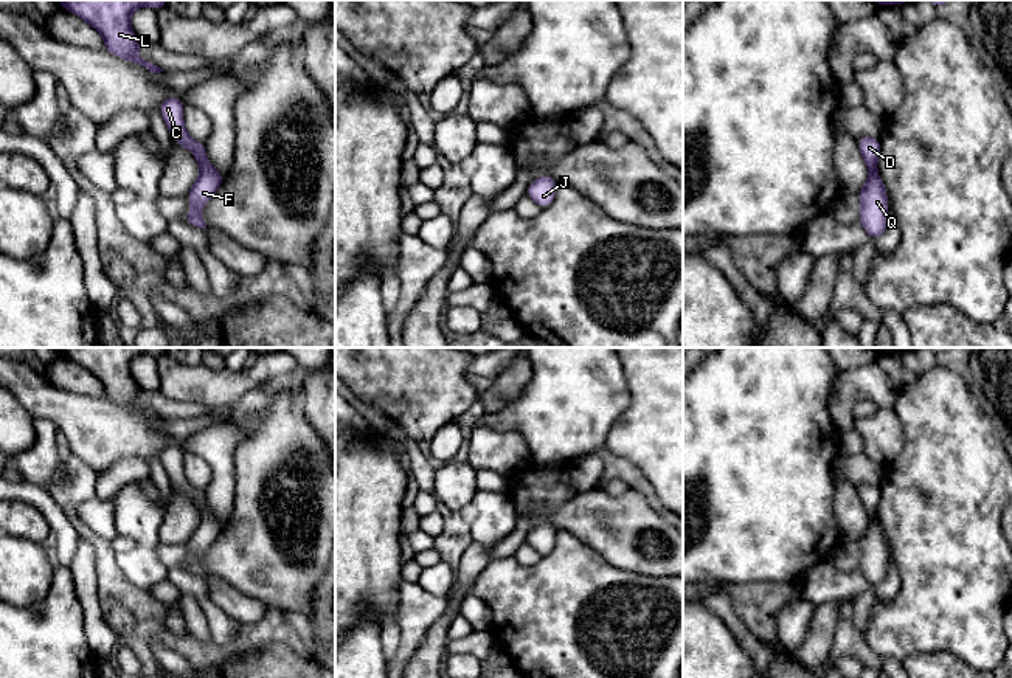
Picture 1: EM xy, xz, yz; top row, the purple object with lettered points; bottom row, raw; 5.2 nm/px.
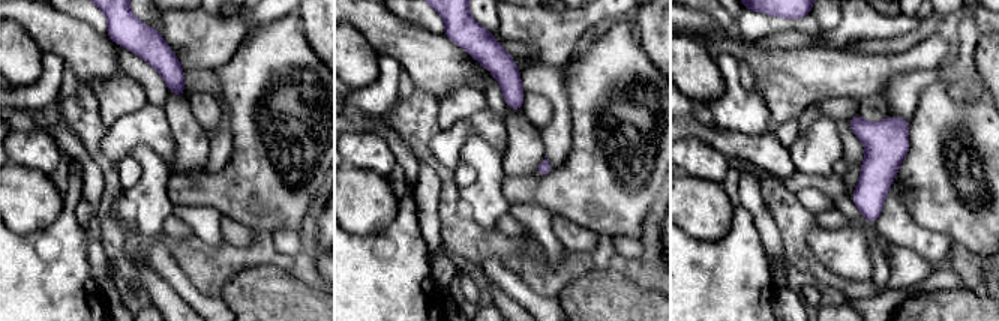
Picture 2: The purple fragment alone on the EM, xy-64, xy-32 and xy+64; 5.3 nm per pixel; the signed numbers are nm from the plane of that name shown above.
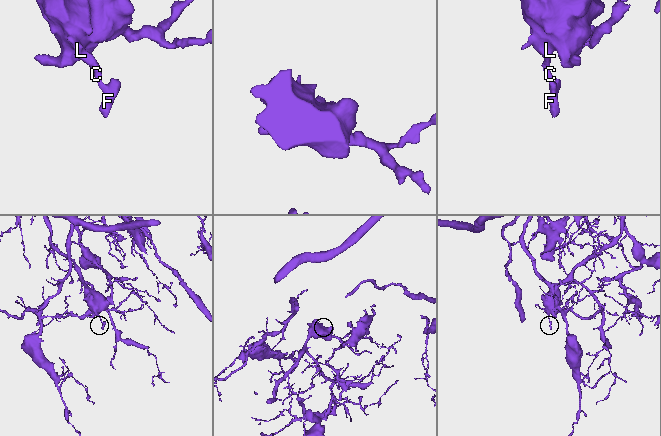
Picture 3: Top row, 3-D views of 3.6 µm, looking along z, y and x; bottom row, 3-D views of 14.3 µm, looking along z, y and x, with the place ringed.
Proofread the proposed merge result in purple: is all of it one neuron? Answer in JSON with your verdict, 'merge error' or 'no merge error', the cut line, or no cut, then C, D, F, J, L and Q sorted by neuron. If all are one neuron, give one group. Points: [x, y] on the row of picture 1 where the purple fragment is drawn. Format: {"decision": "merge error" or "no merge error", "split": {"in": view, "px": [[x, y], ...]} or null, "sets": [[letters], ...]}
{"decision": "no merge error", "split": null, "sets": [["C", "D", "F", "J", "L", "Q"]]}

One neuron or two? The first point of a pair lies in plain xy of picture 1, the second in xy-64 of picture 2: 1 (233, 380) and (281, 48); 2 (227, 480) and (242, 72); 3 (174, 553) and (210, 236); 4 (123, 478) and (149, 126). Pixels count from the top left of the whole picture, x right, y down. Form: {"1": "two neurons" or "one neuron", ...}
{"1": "two neurons", "2": "two neurons", "3": "two neurons", "4": "two neurons"}

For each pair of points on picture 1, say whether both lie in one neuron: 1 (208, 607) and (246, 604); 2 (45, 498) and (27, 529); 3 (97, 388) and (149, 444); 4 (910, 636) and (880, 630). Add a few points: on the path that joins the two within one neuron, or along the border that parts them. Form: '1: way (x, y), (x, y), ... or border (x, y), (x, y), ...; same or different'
1: border (205, 576), (208, 596), (239, 624); different
2: border (16, 498), (31, 503), (42, 514), (51, 532); different
3: border (67, 390), (76, 394), (103, 396); different
4: way (902, 630), (888, 630); same

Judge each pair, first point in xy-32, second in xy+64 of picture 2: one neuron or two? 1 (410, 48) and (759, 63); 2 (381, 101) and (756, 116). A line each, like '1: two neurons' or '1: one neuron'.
1: one neuron
2: one neuron

